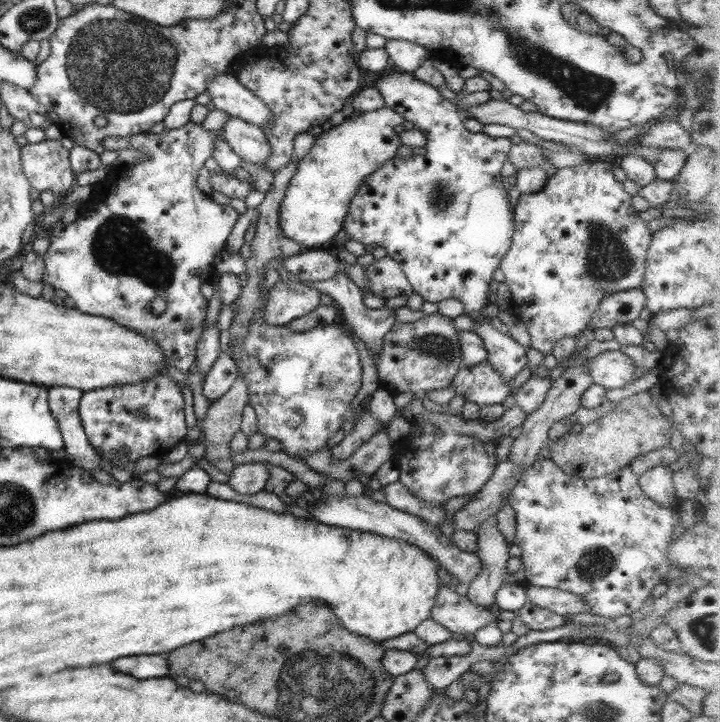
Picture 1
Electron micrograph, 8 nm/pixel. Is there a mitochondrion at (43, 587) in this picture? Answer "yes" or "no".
no

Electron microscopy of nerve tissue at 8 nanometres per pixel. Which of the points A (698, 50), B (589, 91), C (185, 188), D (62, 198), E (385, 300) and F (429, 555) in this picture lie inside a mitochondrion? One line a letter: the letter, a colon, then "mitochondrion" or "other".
A: other
B: mitochondrion
C: other
D: other
E: other
F: other

